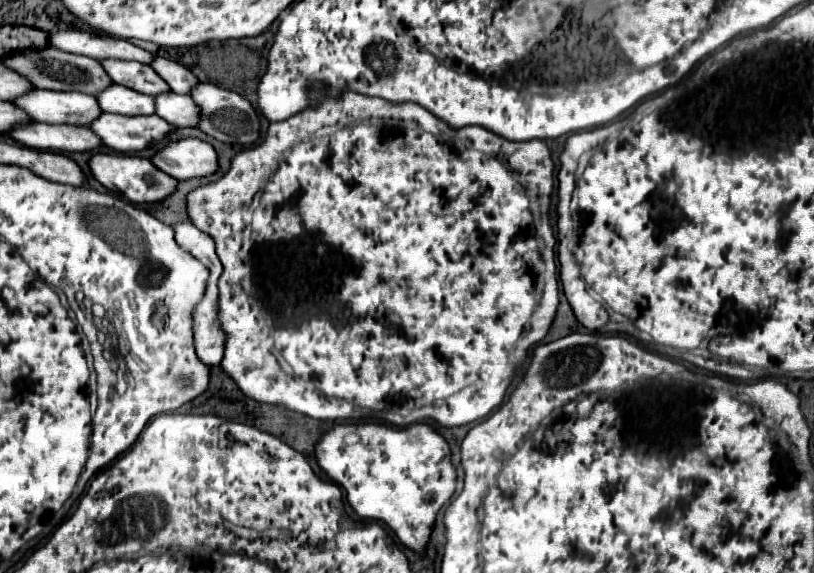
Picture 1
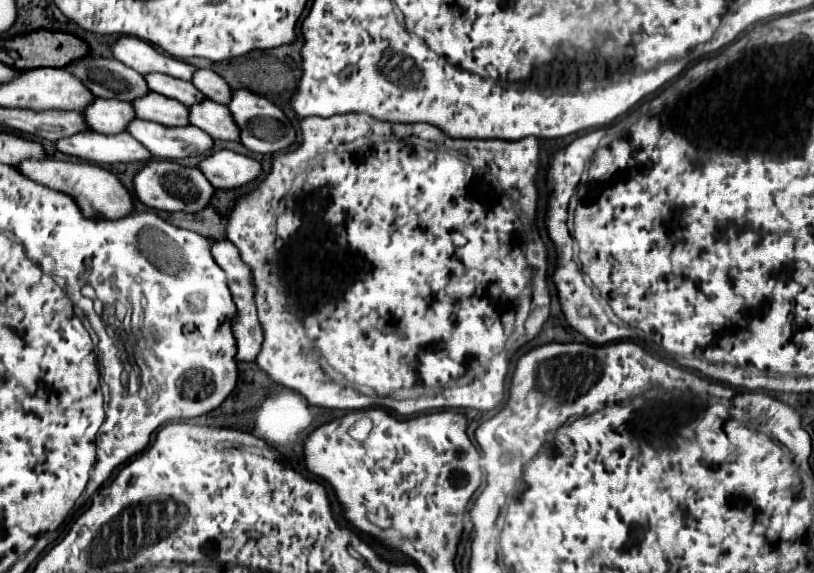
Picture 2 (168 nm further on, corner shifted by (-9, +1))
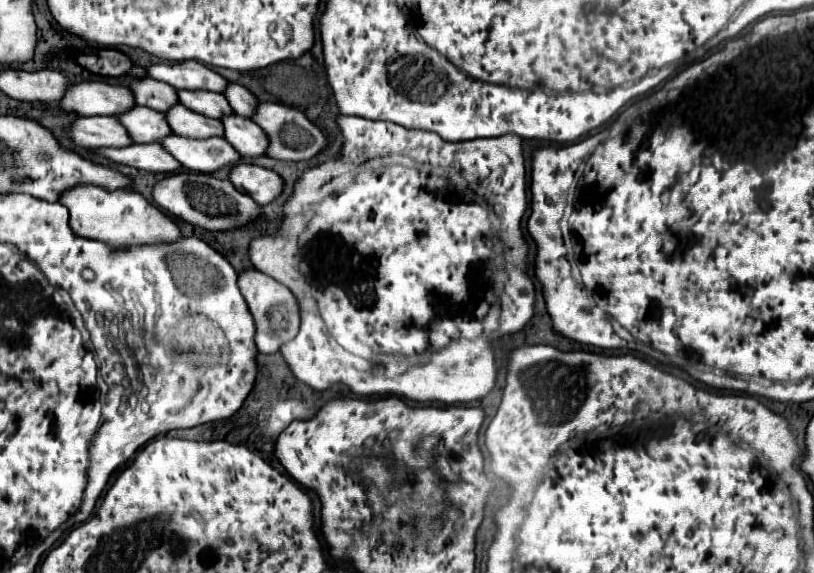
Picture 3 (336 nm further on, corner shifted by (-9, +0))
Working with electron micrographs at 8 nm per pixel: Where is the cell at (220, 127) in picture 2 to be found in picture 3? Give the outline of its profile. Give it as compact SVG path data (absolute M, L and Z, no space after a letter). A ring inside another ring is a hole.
M229 114L221 118L223 122L223 138L245 158L263 156L267 148L267 136L263 136L263 130L255 126L249 118L243 118L239 114Z

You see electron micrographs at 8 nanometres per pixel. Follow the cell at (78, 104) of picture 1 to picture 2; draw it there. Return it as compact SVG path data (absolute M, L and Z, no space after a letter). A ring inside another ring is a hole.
M95 99L83 111L87 125L103 135L119 135L127 131L127 123L135 119L135 111L131 111L131 103L119 99Z

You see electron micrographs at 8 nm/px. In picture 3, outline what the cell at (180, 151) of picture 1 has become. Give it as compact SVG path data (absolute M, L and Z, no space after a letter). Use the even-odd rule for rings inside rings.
M239 162L229 170L227 178L241 194L251 196L261 206L275 200L283 188L283 180L273 170L255 164Z

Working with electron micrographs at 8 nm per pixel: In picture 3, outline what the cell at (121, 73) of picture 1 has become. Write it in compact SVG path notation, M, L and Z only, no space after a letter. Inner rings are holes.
M177 90L177 98L183 106L191 108L193 112L199 112L209 118L219 118L231 112L231 106L227 104L225 96L219 92L207 92L207 90Z

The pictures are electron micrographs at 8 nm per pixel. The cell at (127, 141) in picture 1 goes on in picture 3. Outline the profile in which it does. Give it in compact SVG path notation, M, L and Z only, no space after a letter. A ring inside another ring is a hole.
M165 136L159 140L159 144L187 170L195 170L195 172L215 172L223 166L229 164L237 164L239 162L239 154L235 152L235 148L231 148L231 144L227 144L227 140L213 136L213 138L185 138L185 136Z

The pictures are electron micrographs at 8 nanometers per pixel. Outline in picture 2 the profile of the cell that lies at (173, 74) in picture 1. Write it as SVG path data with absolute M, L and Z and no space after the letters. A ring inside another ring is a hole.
M199 69L193 75L193 85L203 91L207 95L207 99L215 101L215 103L223 103L227 105L231 101L231 87L223 81L223 77L219 77L215 71L209 69Z

